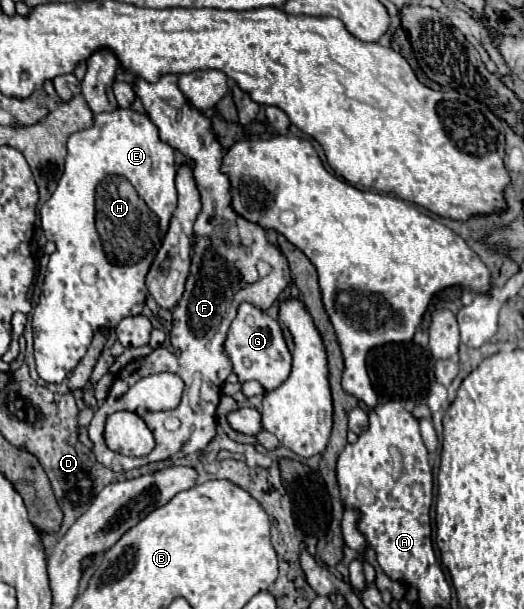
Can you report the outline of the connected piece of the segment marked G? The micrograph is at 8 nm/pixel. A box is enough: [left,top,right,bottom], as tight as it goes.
[225,303,291,391]

